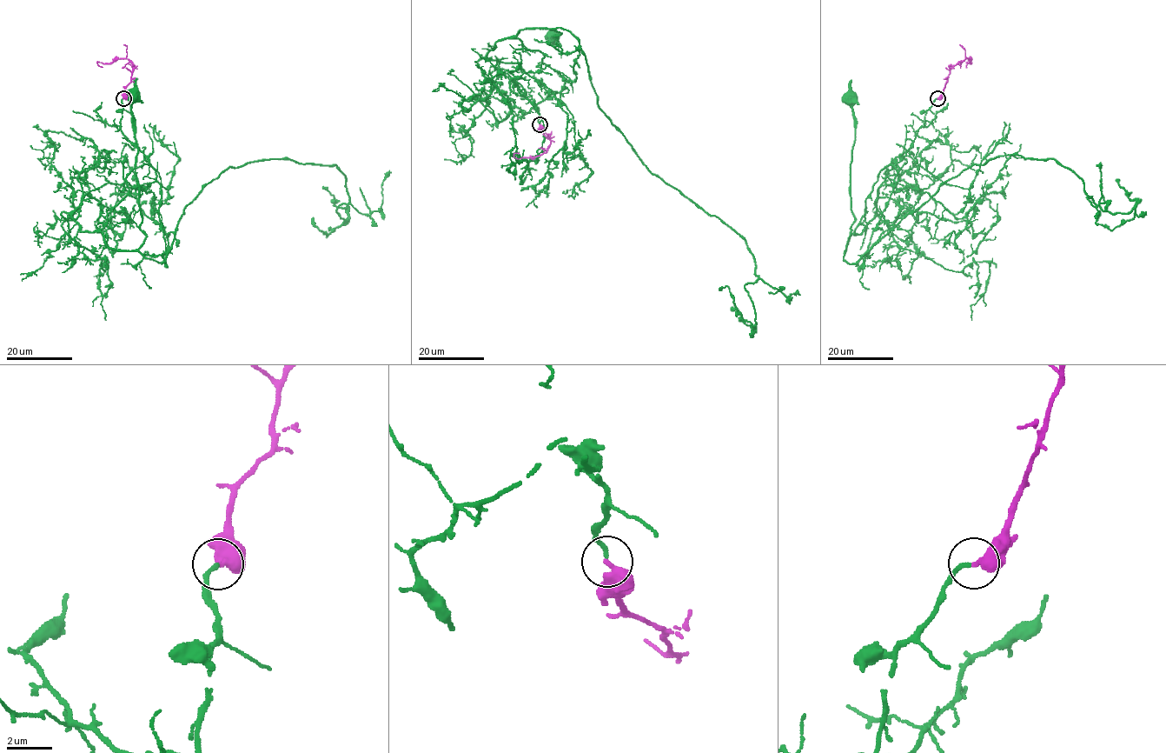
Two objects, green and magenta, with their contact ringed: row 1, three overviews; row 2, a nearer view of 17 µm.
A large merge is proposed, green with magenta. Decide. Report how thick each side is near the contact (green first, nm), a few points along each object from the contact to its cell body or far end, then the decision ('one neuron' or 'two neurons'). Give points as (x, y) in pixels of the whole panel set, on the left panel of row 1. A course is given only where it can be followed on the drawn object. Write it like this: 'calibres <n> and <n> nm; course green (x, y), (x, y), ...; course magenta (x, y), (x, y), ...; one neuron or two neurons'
calibres 180 and 400 nm; course green (122, 97), (120, 129), (161, 187), (161, 262), (138, 249), (146, 236), (133, 97); course magenta (122, 97), (134, 66), (128, 60), (115, 59), (109, 63), (96, 63), (102, 67); one neuron

